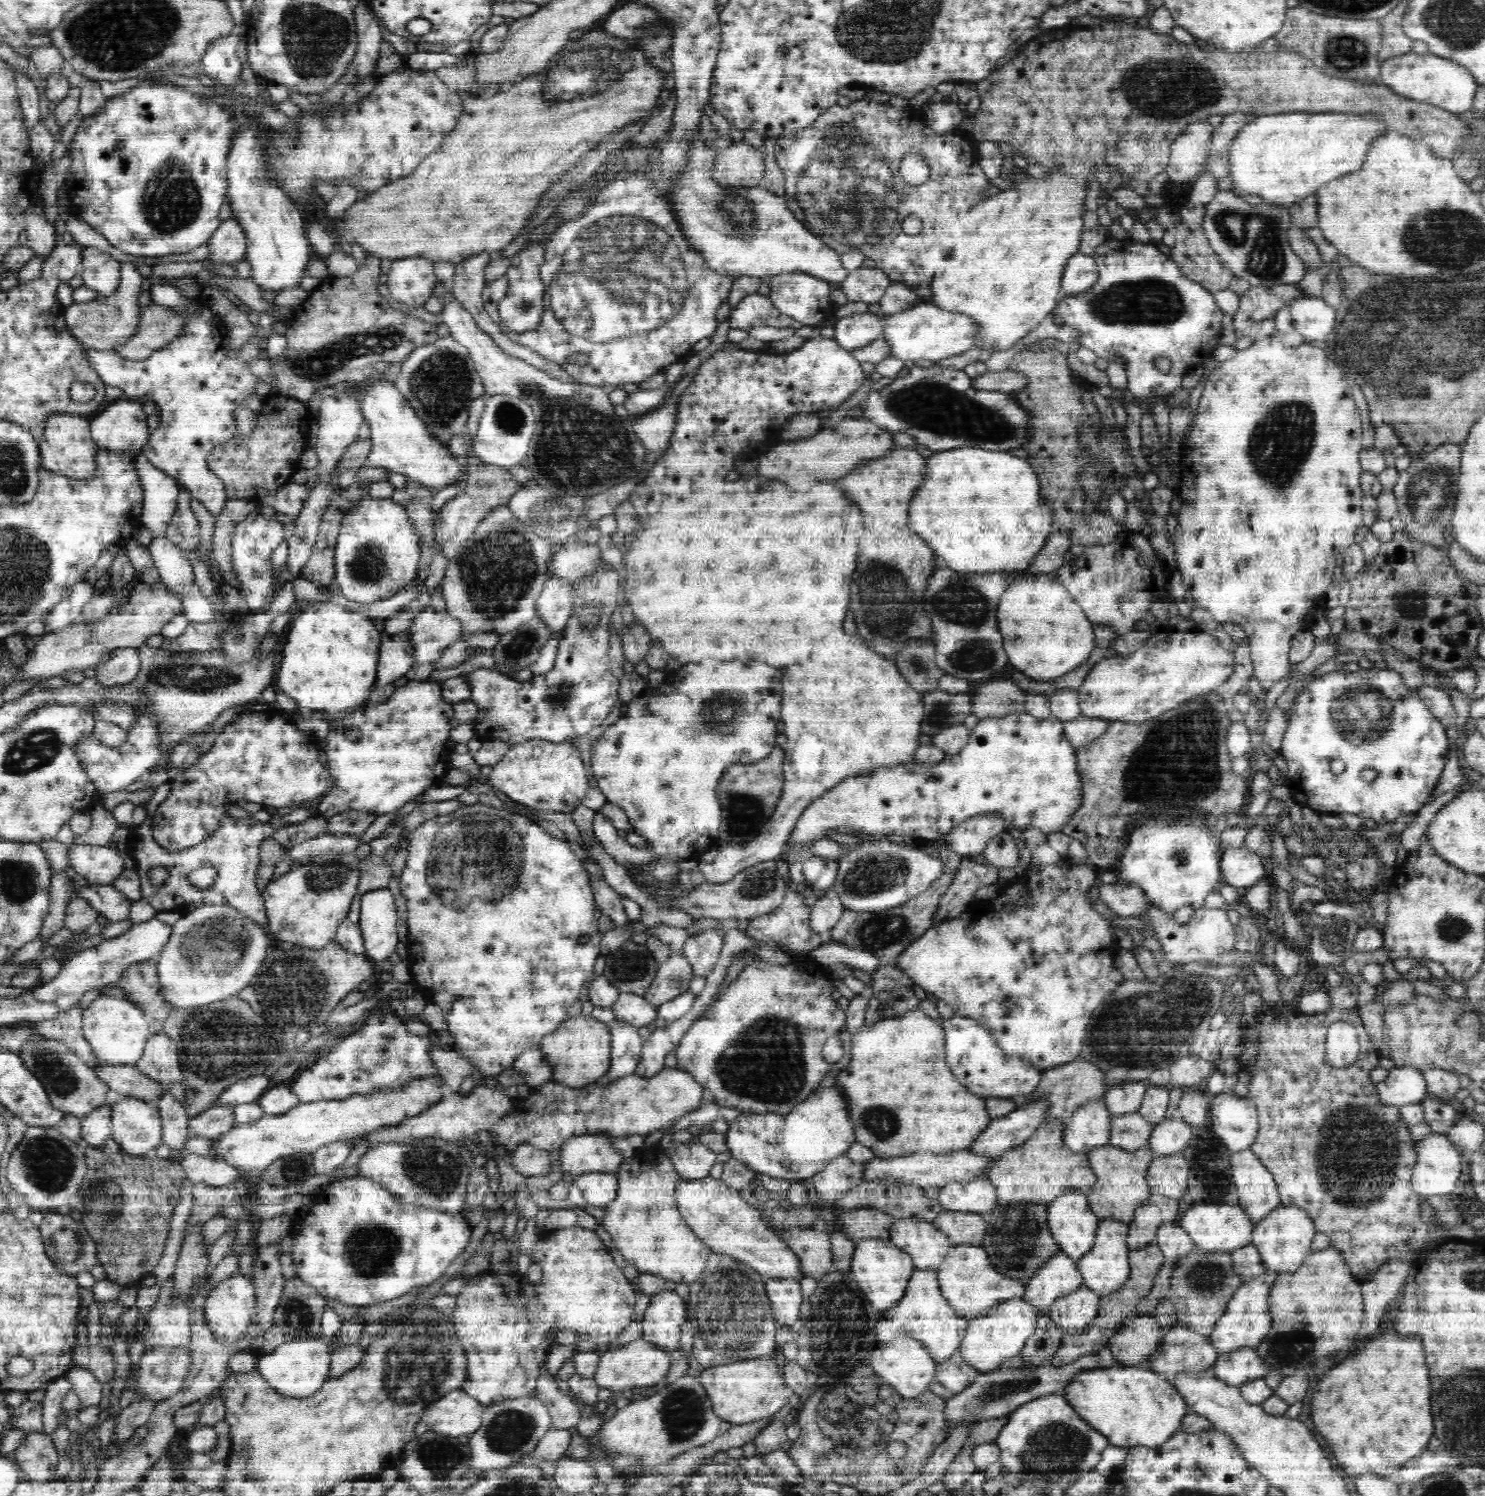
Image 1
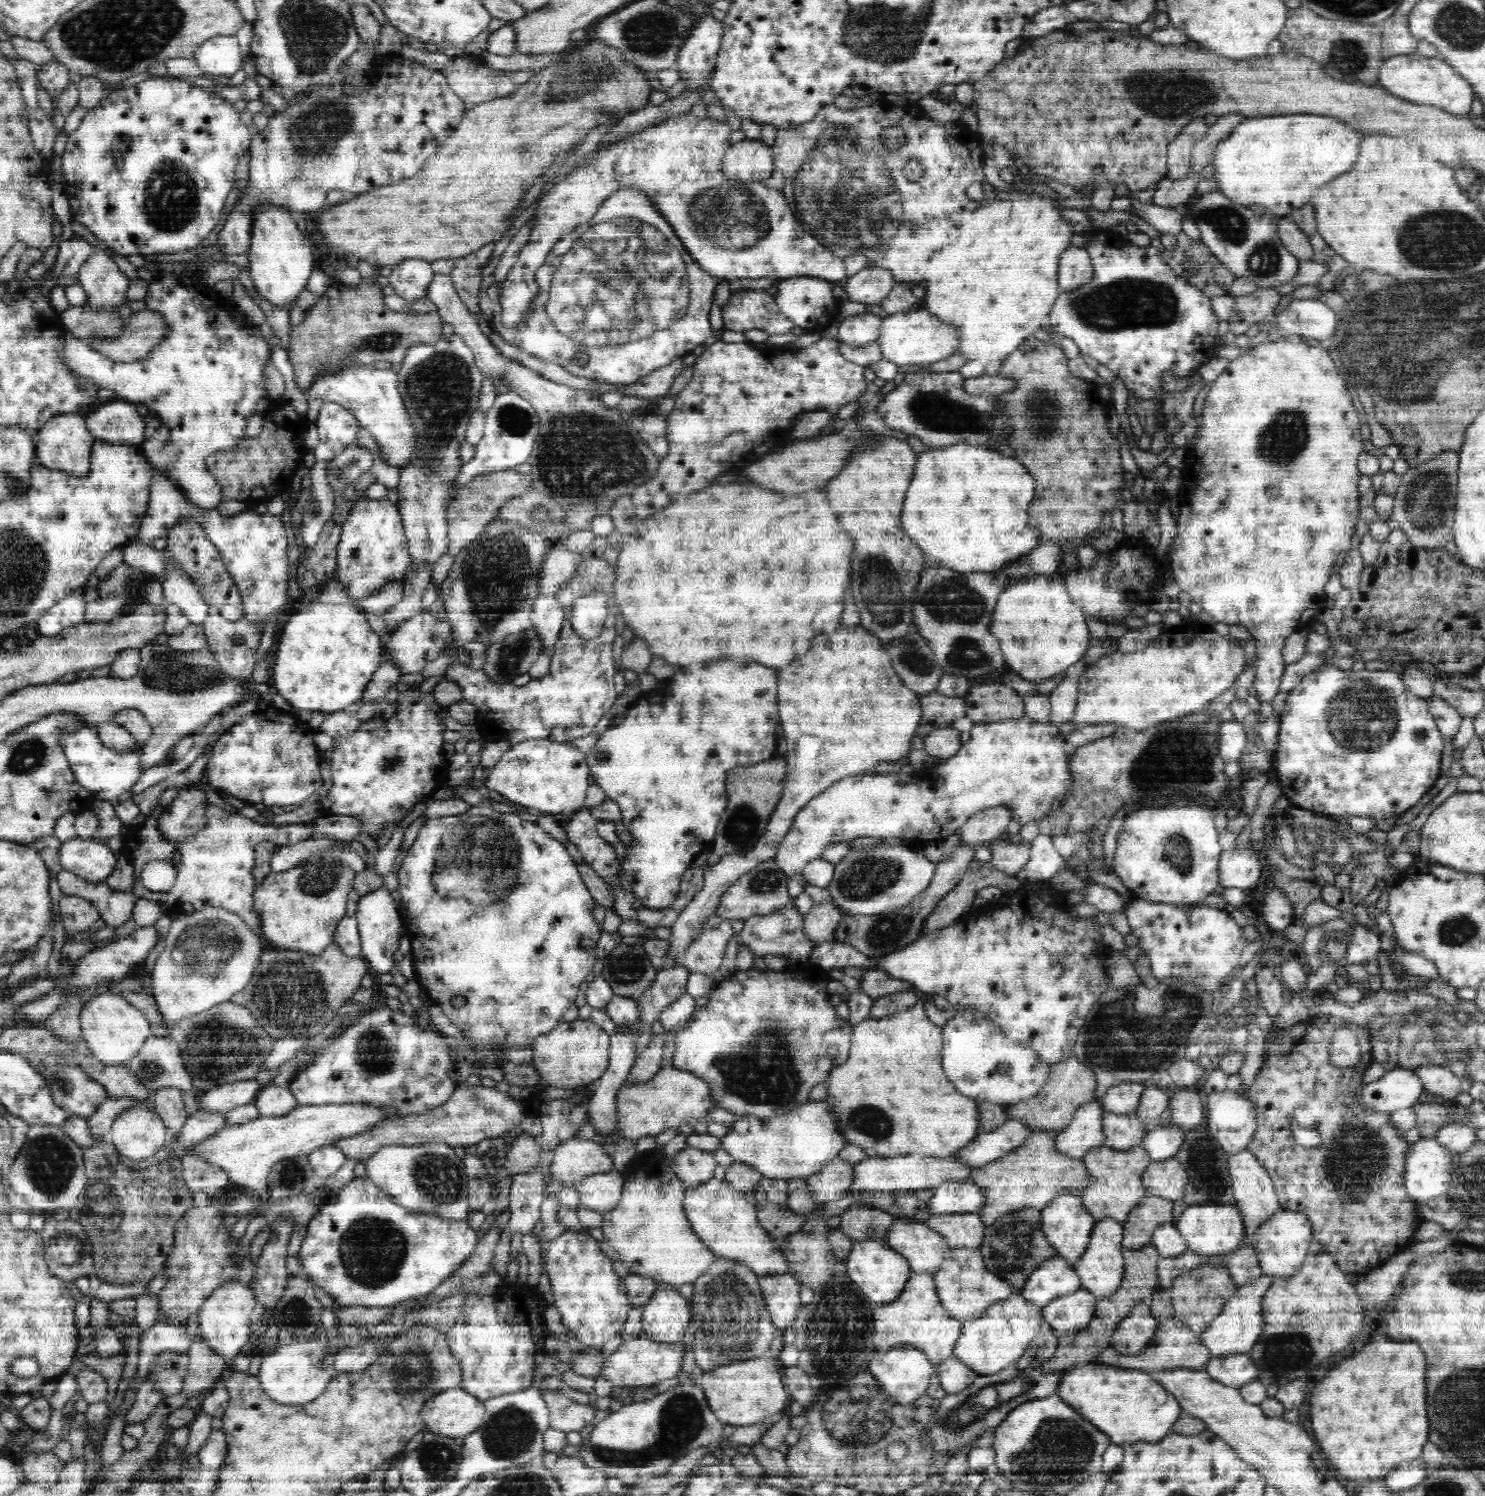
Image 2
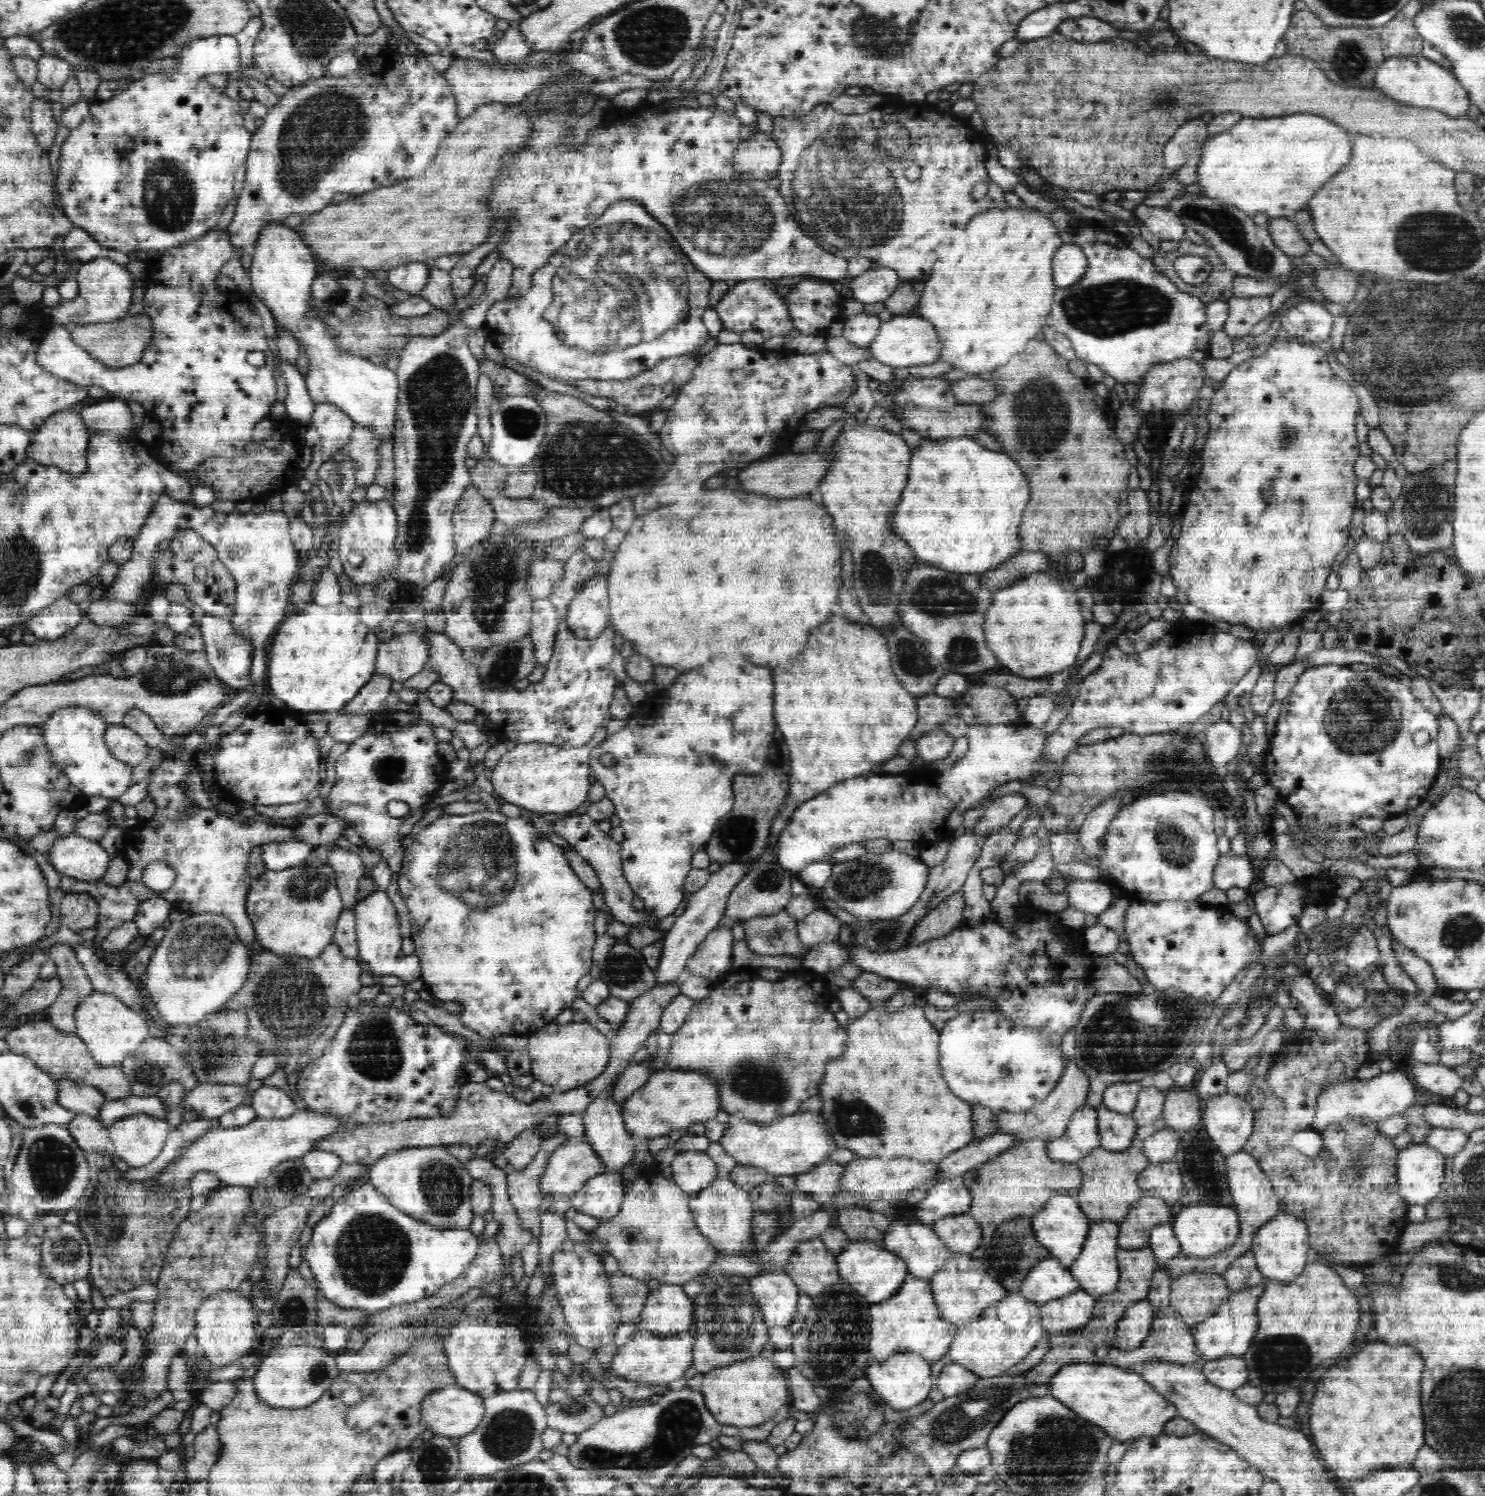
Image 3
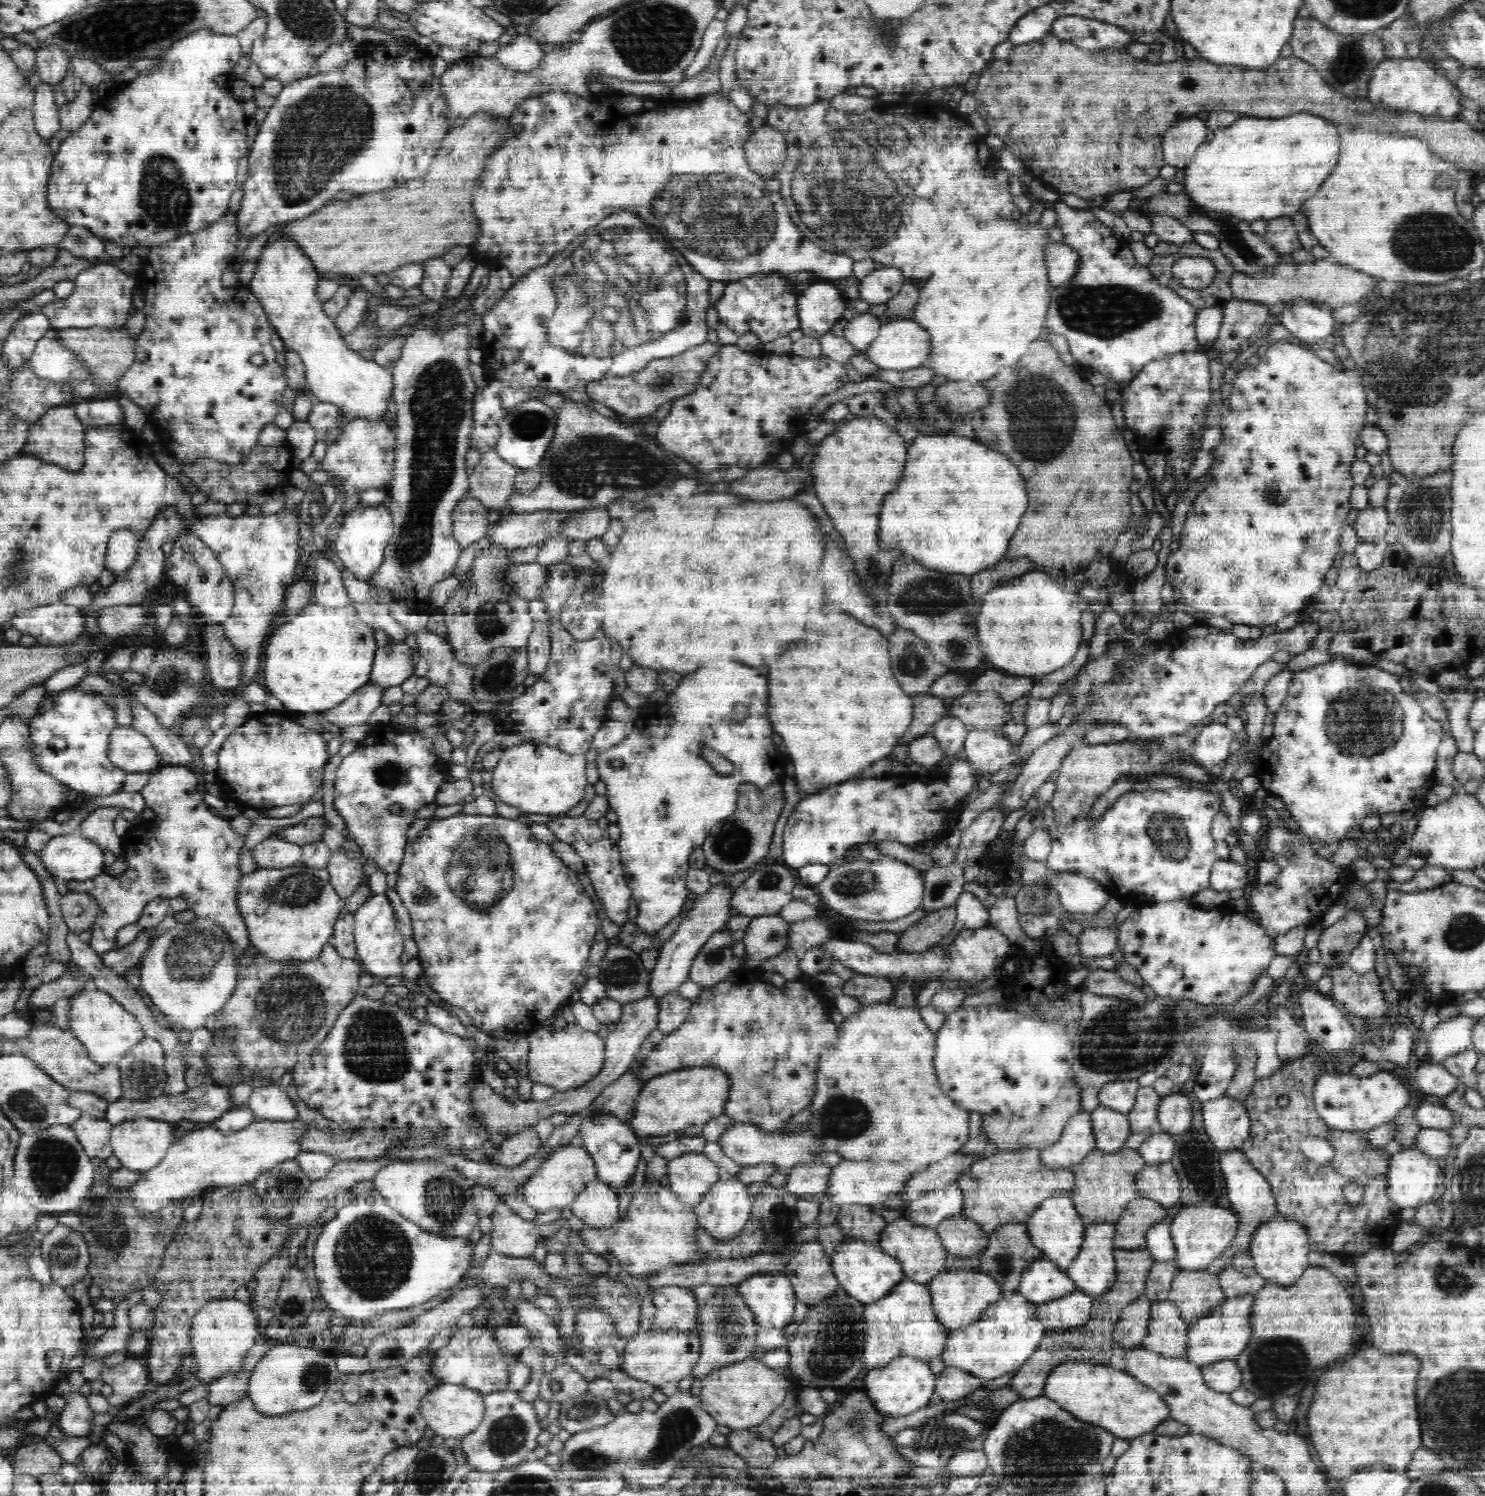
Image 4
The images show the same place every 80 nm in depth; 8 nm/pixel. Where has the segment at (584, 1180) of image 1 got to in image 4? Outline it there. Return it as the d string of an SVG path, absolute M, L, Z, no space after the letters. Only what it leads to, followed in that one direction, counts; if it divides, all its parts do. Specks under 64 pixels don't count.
M594 1179L576 1195L571 1204L574 1217L584 1221L584 1227L594 1229L611 1228L619 1218L618 1194L613 1188Z

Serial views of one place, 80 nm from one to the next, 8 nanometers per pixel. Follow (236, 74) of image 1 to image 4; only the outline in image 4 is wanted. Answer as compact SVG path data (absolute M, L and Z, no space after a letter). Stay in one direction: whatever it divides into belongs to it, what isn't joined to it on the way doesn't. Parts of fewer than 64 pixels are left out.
M200 29L185 36L178 43L172 43L159 56L161 61L158 68L151 71L134 73L126 79L119 80L115 95L104 95L99 98L95 102L91 118L77 132L72 133L62 141L60 150L53 155L54 163L51 166L51 179L48 182L47 198L51 211L60 217L60 220L66 221L70 227L89 228L94 235L98 235L104 241L116 242L116 245L121 248L159 247L162 246L161 244L178 239L179 236L202 231L212 223L215 223L224 213L228 212L230 198L232 198L232 194L238 188L238 164L240 164L242 156L246 156L250 152L246 141L247 120L249 117L254 116L258 108L254 99L241 102L232 96L232 91L230 91L229 87L220 87L214 81L214 78L220 76L220 74L232 74L241 54L240 41L236 35Z

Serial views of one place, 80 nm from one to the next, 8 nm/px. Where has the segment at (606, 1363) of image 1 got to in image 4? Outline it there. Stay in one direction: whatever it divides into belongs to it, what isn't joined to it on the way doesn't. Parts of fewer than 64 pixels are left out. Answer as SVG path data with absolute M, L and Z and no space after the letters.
M691 1331L636 1332L628 1340L624 1355L620 1358L620 1370L642 1382L660 1387L666 1382L676 1382L693 1372L700 1359L700 1333Z

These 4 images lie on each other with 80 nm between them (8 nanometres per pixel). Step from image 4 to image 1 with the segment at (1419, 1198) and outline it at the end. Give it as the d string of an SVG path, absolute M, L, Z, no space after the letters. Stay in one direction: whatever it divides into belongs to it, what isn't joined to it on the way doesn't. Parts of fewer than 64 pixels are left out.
M1431 1133L1417 1142L1417 1150L1419 1155L1411 1174L1412 1189L1422 1196L1454 1192L1462 1170L1460 1150L1445 1134L1439 1133Z

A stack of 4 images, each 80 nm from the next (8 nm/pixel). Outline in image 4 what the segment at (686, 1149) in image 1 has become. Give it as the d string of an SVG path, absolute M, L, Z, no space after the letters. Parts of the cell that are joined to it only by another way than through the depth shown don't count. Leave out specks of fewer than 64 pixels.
M688 1153L670 1159L668 1184L680 1202L694 1208L718 1181L718 1167L704 1153Z

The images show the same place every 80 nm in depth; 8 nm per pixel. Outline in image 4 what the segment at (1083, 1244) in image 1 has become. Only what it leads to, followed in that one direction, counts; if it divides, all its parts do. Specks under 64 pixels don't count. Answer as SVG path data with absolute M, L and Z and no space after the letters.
M1059 1193L1052 1198L1044 1200L1030 1216L1026 1224L1031 1243L1043 1252L1044 1258L1050 1259L1060 1269L1066 1271L1082 1248L1087 1227L1087 1224L1075 1209L1075 1204L1069 1193Z

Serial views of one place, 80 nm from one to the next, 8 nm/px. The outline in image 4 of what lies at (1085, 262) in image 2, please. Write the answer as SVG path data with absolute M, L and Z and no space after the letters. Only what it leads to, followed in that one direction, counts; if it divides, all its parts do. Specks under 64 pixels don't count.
M1053 242L1047 249L1048 280L1052 287L1064 284L1074 276L1080 265L1080 255L1064 243Z

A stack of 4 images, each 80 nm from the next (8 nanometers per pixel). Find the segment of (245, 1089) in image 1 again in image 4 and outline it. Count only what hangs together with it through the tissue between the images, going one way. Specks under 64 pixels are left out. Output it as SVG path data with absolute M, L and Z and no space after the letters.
M203 1083L200 1087L189 1088L188 1091L182 1092L182 1094L164 1094L159 1096L159 1098L148 1101L118 1099L114 1103L109 1104L105 1120L112 1126L125 1121L139 1120L141 1117L165 1121L170 1124L178 1124L182 1120L189 1120L194 1123L211 1123L229 1110L232 1110L232 1096L230 1096L228 1087Z

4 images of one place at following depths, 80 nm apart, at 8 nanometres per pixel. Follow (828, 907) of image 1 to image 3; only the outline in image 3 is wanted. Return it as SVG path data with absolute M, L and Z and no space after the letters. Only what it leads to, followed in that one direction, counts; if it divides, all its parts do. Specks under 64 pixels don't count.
M817 906L796 925L804 954L816 944L838 941L841 926L843 926L842 921L836 915L828 909L820 909Z

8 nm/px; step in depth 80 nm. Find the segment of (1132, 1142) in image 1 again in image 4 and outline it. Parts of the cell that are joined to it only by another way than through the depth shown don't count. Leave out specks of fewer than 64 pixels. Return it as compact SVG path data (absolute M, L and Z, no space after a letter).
M1101 1106L1091 1114L1096 1149L1104 1153L1122 1150L1127 1138L1132 1134L1128 1116Z

